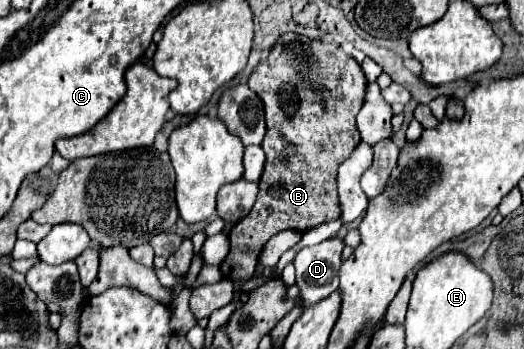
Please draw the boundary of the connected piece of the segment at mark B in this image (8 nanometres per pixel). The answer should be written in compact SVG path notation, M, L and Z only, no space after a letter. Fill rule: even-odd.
M287 33L273 47L267 61L263 61L247 85L259 93L265 107L265 123L267 133L261 143L265 153L265 169L259 179L259 195L249 211L239 223L235 223L229 231L231 251L219 265L225 279L241 279L247 281L255 273L255 265L263 245L283 229L305 231L317 227L325 221L339 219L339 195L337 195L337 169L339 165L353 153L353 149L361 143L359 131L355 129L355 113L359 113L359 105L363 105L367 79L363 75L361 65L349 57L339 45L323 45L313 39Z

